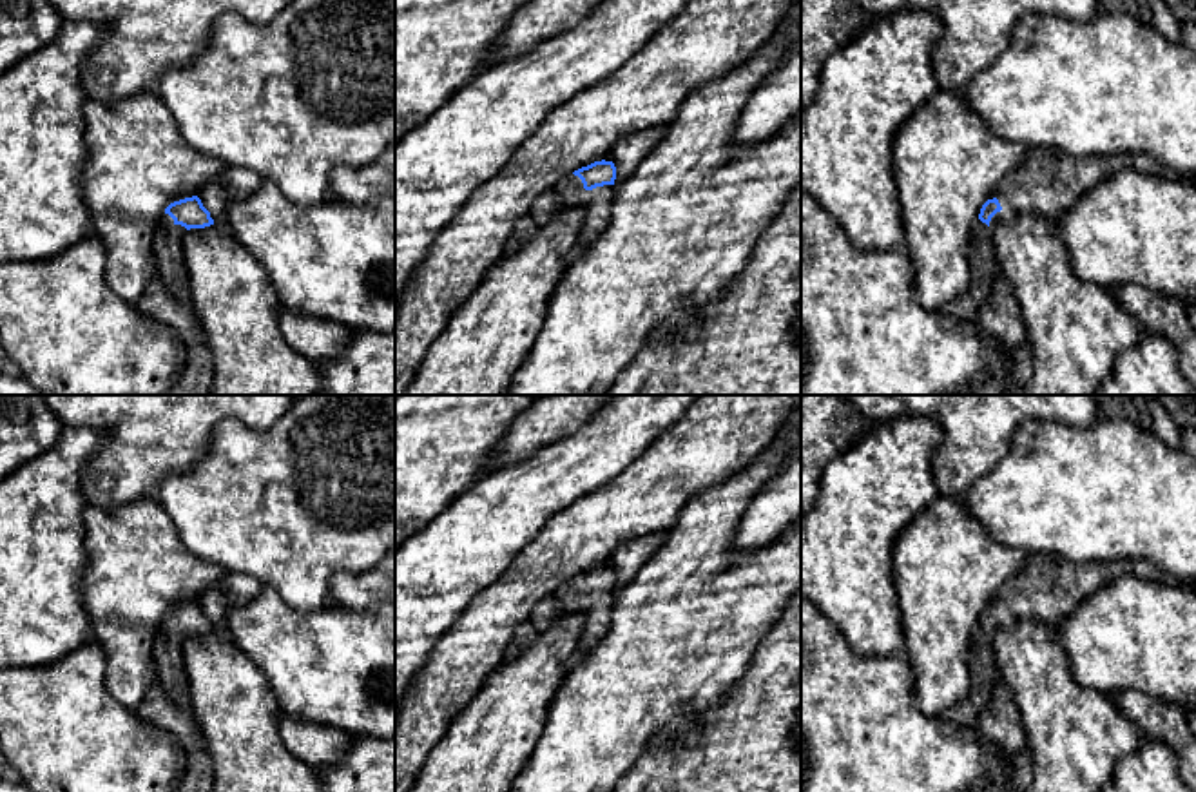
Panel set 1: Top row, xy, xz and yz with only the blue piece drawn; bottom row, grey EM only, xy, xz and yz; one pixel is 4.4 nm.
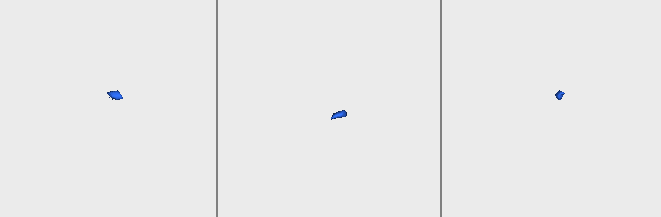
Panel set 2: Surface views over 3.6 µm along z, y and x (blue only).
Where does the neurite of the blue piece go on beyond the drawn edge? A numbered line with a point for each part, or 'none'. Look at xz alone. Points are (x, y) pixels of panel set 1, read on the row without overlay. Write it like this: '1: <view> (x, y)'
1: xz (569, 591)
2: xz (598, 609)

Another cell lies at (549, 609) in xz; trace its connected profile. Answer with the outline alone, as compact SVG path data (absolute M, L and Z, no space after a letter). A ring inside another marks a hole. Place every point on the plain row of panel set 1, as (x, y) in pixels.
M556 594L547 596L531 611L531 620L536 627L544 629L555 620L562 618L565 605L567 604L562 602Z

